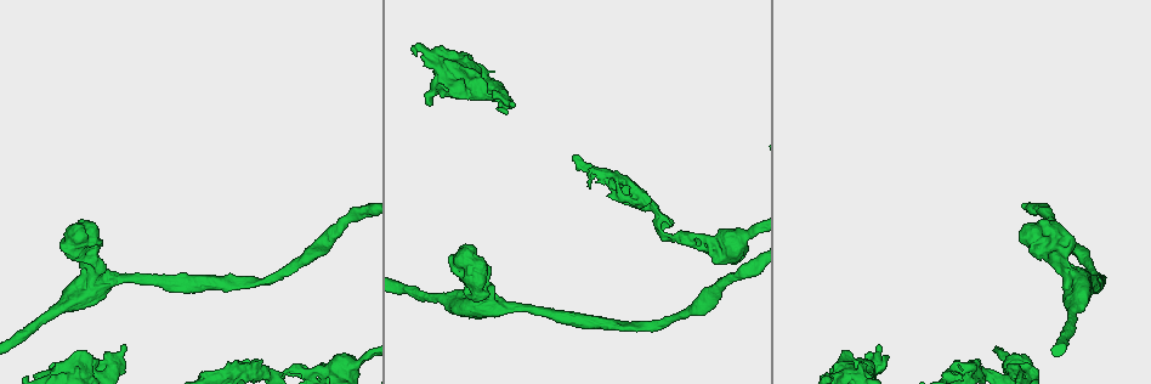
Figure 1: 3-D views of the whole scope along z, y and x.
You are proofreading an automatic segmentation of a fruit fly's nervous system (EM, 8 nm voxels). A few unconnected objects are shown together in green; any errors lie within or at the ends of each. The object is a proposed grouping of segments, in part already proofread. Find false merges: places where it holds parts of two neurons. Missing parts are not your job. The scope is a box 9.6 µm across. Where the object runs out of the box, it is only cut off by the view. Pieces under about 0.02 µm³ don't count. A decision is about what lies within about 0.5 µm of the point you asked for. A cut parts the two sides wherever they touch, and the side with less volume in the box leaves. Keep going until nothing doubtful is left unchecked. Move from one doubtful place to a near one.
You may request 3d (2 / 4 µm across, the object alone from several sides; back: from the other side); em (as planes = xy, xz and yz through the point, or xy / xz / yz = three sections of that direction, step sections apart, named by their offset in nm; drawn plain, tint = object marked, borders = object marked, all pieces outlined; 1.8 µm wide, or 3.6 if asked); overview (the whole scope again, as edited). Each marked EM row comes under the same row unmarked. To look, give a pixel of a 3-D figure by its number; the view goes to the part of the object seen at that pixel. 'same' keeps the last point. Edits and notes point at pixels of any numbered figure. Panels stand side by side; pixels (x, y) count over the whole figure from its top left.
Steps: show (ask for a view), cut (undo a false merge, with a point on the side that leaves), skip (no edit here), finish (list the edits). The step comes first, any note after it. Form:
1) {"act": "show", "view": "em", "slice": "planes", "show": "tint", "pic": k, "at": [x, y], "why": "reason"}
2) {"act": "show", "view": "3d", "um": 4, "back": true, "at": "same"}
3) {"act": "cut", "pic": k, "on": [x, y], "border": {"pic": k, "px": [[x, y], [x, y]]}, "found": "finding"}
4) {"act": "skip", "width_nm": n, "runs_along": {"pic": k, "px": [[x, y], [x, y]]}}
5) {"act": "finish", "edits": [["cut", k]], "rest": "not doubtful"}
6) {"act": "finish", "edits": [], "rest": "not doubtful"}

{"act": "show", "view": "3d", "um": 4, "pic": 1, "at": [1069, 276], "why": "arms part here"}

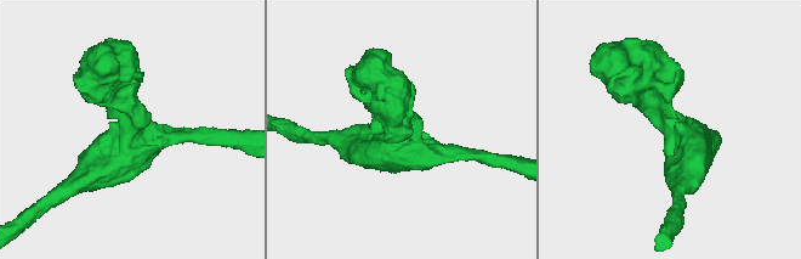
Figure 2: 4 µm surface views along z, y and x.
{"act": "show", "view": "em", "um": 3.6, "slice": "xy", "step": 16, "show": "tint", "pic": 2, "at": [675, 134], "arms": 3, "arm_widths_nm": [190, 300, 400], "why": "shape alone is not enough"}

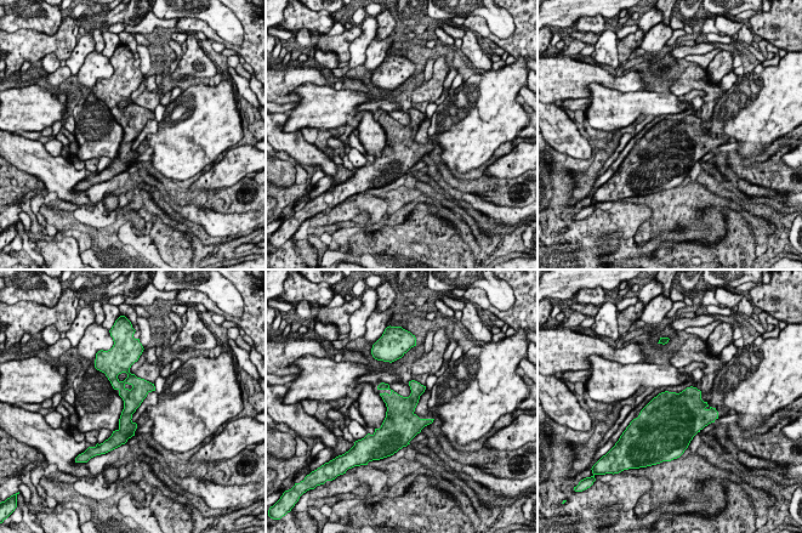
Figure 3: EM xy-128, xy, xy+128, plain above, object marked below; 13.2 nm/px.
{"act": "show", "view": "em", "um": 3.6, "slice": "planes", "show": "tint", "at": "same"}

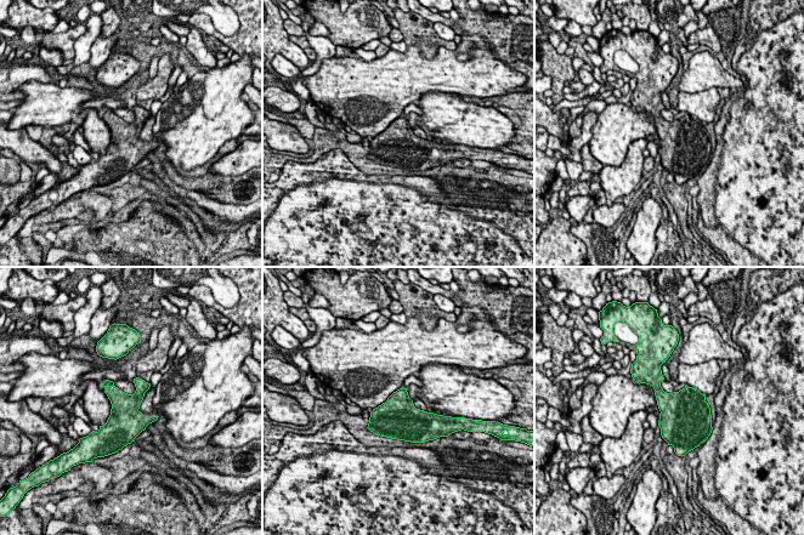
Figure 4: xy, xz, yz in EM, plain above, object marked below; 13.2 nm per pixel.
{"act": "skip", "found": "continuous, no second neuron"}

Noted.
{"act": "show", "view": "em", "slice": "xy", "step": 8, "show": "tint", "pic": 1, "at": [473, 287], "why": "a fork"}

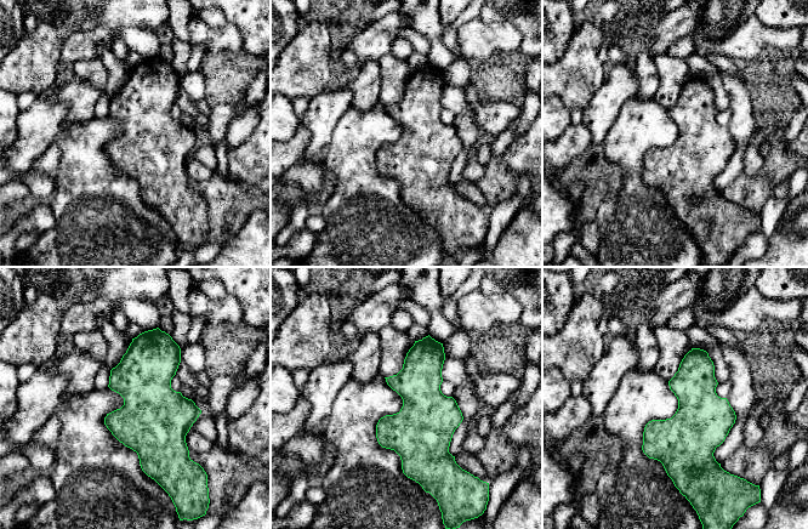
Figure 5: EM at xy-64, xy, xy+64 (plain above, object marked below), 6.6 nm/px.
{"act": "show", "view": "em", "slice": "planes", "show": "tint", "at": "same"}

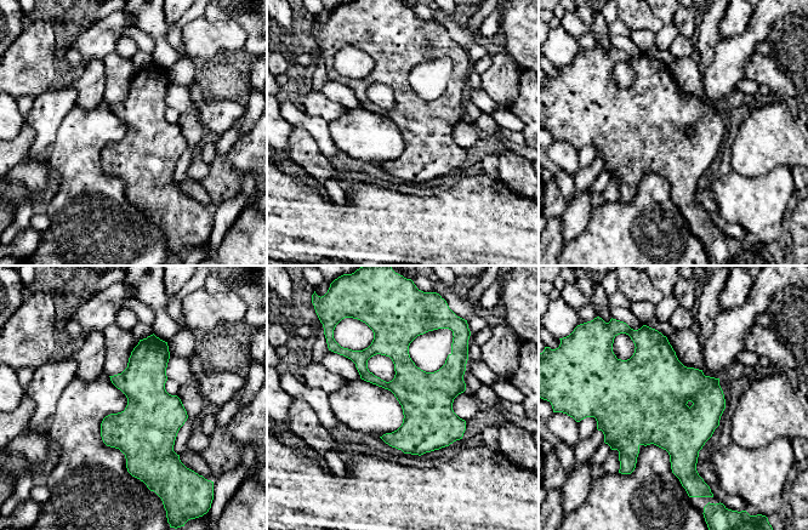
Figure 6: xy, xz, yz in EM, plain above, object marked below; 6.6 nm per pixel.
{"act": "skip", "width_nm": 340, "found": "continuous, no second neuron"}

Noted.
{"act": "show", "view": "3d", "um": 2, "pic": 1, "at": [874, 364], "why": "calibre changes"}

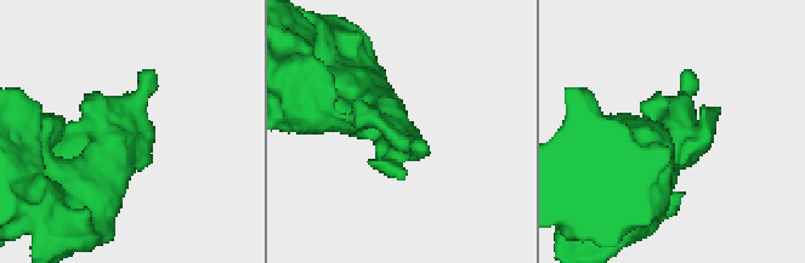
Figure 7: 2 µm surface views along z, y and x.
{"act": "show", "view": "em", "slice": "xy", "step": 16, "show": "tint", "pic": 7, "at": [679, 137]}

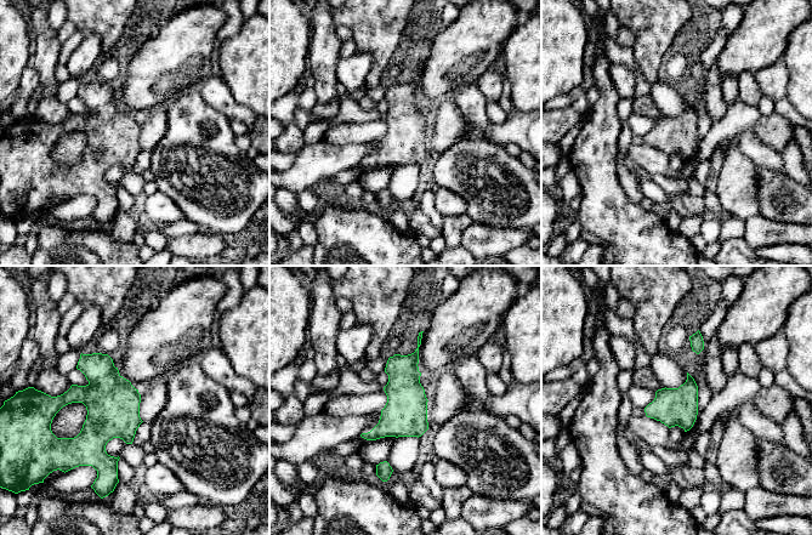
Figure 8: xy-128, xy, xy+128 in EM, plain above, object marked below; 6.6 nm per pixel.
{"act": "show", "view": "em", "slice": "planes", "show": "tint", "at": "same"}

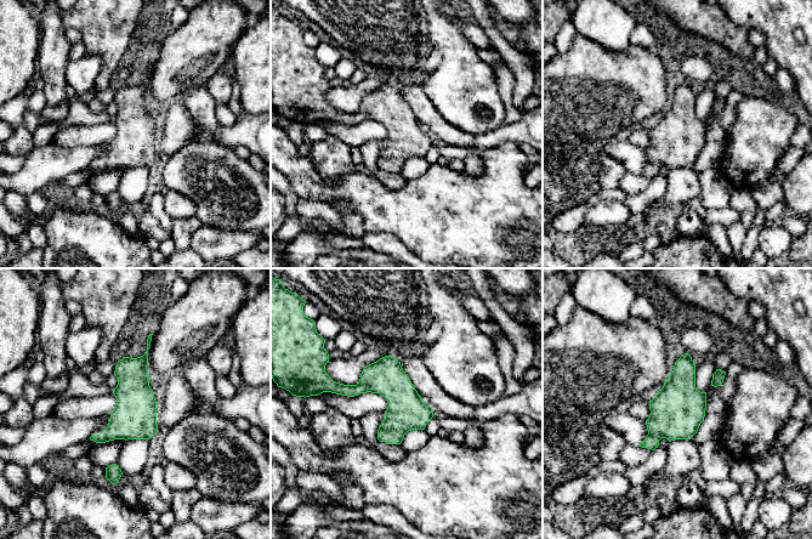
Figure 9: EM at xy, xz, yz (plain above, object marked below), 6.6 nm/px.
{"act": "skip", "found": "continuous, no second neuron"}

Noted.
{"act": "finish", "edits": [], "rest": "not doubtful"}

